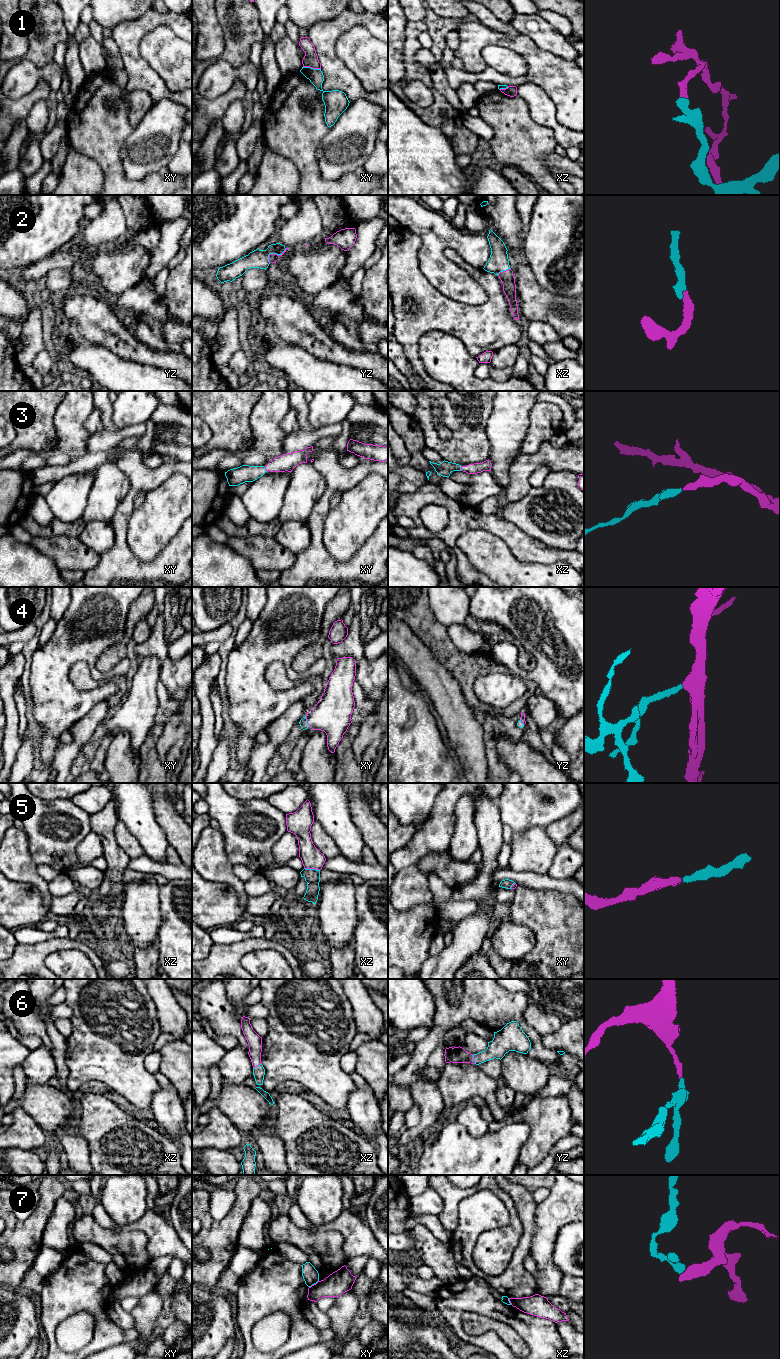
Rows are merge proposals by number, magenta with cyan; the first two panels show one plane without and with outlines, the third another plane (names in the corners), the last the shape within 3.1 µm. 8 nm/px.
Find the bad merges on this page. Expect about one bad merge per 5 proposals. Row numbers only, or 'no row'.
1, 7

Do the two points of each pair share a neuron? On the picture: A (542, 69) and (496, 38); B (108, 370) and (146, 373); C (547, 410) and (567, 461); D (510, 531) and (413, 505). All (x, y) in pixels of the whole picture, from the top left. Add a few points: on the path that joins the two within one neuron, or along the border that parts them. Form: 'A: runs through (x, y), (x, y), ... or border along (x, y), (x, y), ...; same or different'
A: runs through (532, 57), (518, 43), (508, 41); same
B: runs through (117, 373), (137, 373); same
C: border along (549, 441), (545, 441), (534, 453), (529, 454); different
D: runs through (486, 522), (464, 518), (450, 504), (437, 499); same

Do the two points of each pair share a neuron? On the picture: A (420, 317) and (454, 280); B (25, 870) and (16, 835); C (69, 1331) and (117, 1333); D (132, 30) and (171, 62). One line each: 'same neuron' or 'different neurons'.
A: different neurons
B: same neuron
C: different neurons
D: different neurons

